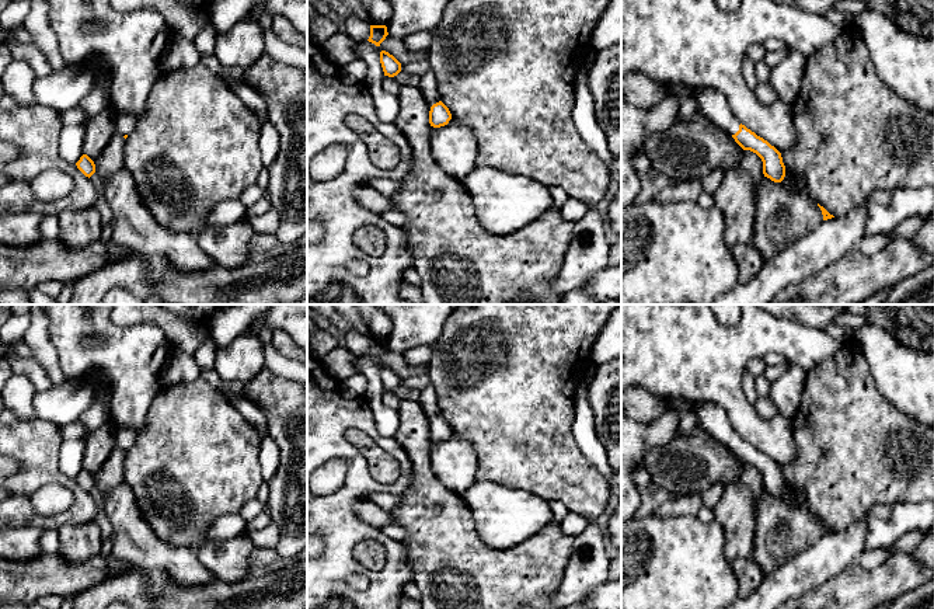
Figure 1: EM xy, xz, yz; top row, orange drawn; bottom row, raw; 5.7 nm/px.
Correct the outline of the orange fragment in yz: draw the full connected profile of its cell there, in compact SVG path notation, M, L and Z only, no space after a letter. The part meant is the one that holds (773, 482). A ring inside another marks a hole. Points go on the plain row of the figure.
M703 401L694 404L694 411L701 429L731 449L743 464L750 464L762 473L764 491L774 497L784 494L785 480L781 467L738 435L722 407Z

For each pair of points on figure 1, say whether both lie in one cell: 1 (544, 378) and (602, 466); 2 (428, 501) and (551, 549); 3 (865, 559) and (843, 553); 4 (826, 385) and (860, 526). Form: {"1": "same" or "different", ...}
{"1": "different", "2": "same", "3": "different", "4": "different"}

